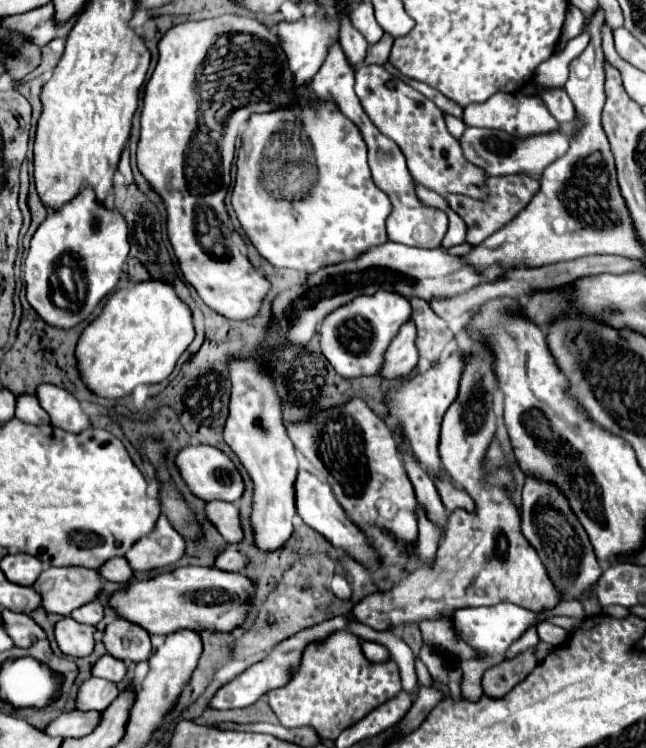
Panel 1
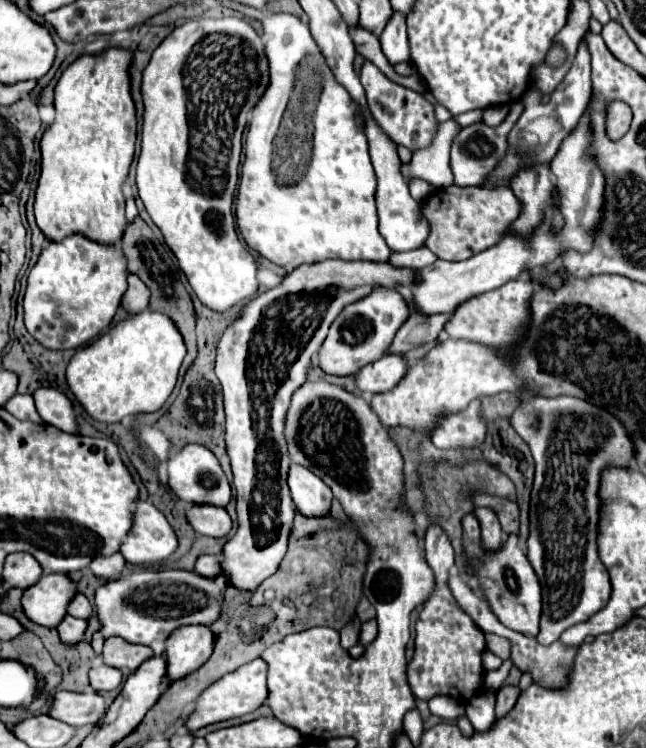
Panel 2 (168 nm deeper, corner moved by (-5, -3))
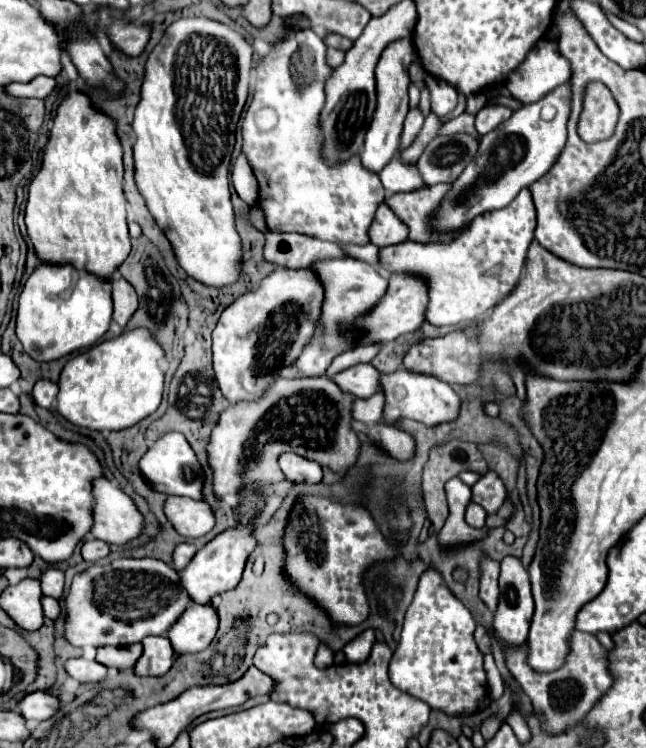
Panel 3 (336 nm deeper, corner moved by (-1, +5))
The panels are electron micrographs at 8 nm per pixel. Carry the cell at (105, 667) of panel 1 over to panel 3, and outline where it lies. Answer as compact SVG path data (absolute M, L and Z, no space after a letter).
M74 658L66 662L66 670L72 678L84 682L84 684L96 684L106 678L108 668L96 660L86 660L86 658Z

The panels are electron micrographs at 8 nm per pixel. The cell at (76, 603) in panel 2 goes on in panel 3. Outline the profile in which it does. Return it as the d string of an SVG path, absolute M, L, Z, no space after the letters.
M48 568L40 576L40 582L42 582L42 590L46 596L52 596L56 600L62 598L62 594L64 594L64 570Z

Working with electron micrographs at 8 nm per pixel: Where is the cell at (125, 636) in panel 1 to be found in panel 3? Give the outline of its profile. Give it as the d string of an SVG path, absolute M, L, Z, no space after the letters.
M128 644L128 646L100 646L96 660L104 666L114 666L114 668L134 668L136 660L142 654L142 644Z

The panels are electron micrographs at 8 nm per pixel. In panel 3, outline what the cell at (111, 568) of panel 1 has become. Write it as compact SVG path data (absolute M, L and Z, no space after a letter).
M88 540L82 546L82 556L88 562L98 562L98 560L106 558L108 554L110 554L110 546L106 542L100 542L100 540Z

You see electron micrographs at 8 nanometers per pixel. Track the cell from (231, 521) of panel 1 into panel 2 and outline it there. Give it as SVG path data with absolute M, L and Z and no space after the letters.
M190 506L186 510L186 520L196 534L202 536L228 536L232 530L232 520L224 508L216 506Z

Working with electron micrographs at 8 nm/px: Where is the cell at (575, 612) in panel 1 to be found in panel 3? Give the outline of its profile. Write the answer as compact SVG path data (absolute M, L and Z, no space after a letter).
M478 626L478 628L476 628L476 632L474 632L474 638L476 638L478 648L480 648L484 654L488 654L488 652L490 652L490 648L492 648L492 642L490 642L490 636L488 636L486 628Z

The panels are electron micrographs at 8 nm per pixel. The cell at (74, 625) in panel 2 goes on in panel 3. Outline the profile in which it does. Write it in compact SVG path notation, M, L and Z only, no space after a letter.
M44 596L44 614L46 614L46 618L56 620L56 618L62 614L62 606L60 606L60 602L54 600L54 598Z

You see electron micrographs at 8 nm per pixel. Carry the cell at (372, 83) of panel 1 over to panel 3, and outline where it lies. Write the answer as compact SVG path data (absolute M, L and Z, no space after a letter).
M326 34L324 36L324 42L326 42L326 46L336 48L336 50L342 50L342 52L348 52L352 48L352 44L354 44L352 40L348 40L348 38L340 36L340 34Z

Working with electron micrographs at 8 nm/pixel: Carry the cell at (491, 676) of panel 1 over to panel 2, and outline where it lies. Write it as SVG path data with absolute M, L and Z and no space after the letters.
M506 686L506 688L498 690L498 694L496 694L496 716L498 718L502 718L502 714L508 714L514 708L518 694L520 694L520 690L514 686Z

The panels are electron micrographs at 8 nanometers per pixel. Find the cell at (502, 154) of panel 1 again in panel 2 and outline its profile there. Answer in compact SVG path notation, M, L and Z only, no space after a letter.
M476 122L460 130L460 134L452 140L452 150L450 150L450 166L456 186L478 186L484 182L486 174L506 156L508 130L510 128L506 128L506 124L502 124L500 128L498 126L490 128L482 122Z

